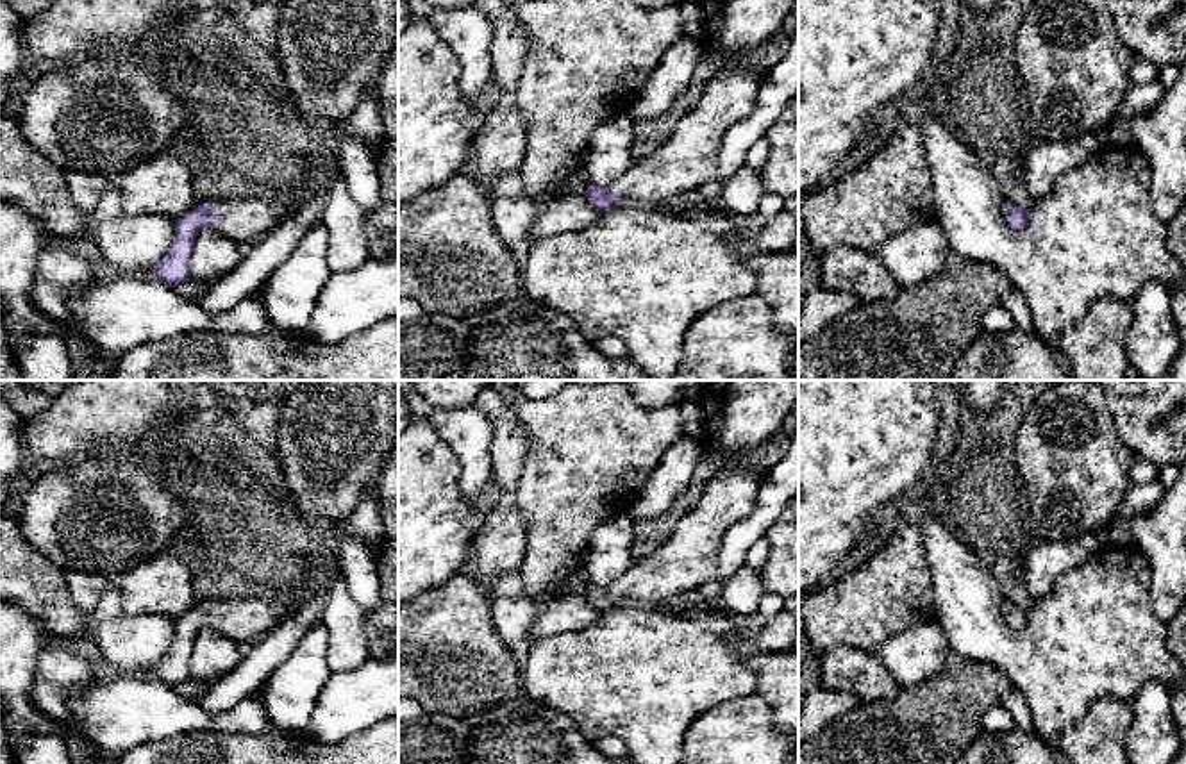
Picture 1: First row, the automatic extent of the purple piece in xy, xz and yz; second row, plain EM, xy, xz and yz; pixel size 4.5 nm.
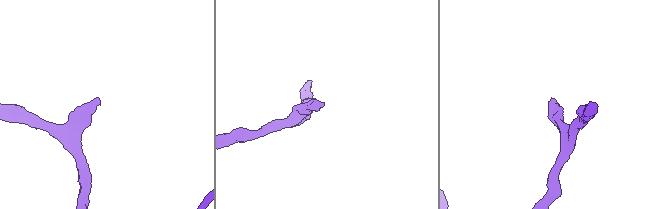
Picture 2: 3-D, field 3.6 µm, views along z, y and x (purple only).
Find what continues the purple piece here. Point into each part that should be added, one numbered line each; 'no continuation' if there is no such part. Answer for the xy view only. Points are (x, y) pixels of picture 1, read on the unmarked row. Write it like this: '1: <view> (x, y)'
1: xy (245, 620)

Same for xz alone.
1: xz (738, 415)

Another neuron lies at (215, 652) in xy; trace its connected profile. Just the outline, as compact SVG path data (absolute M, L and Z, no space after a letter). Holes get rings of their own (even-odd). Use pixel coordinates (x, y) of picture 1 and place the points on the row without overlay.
M202 628L195 639L188 677L213 684L220 675L229 673L241 662L245 650L223 630Z

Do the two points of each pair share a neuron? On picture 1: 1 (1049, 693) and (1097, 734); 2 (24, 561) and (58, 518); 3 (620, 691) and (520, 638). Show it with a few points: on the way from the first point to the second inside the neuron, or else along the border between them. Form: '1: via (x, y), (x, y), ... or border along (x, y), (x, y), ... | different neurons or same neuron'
1: border along (1115, 697), (1097, 698), (1054, 743) | different neurons
2: border along (18, 520), (22, 534), (65, 573) | different neurons
3: border along (531, 638), (522, 652) | different neurons

